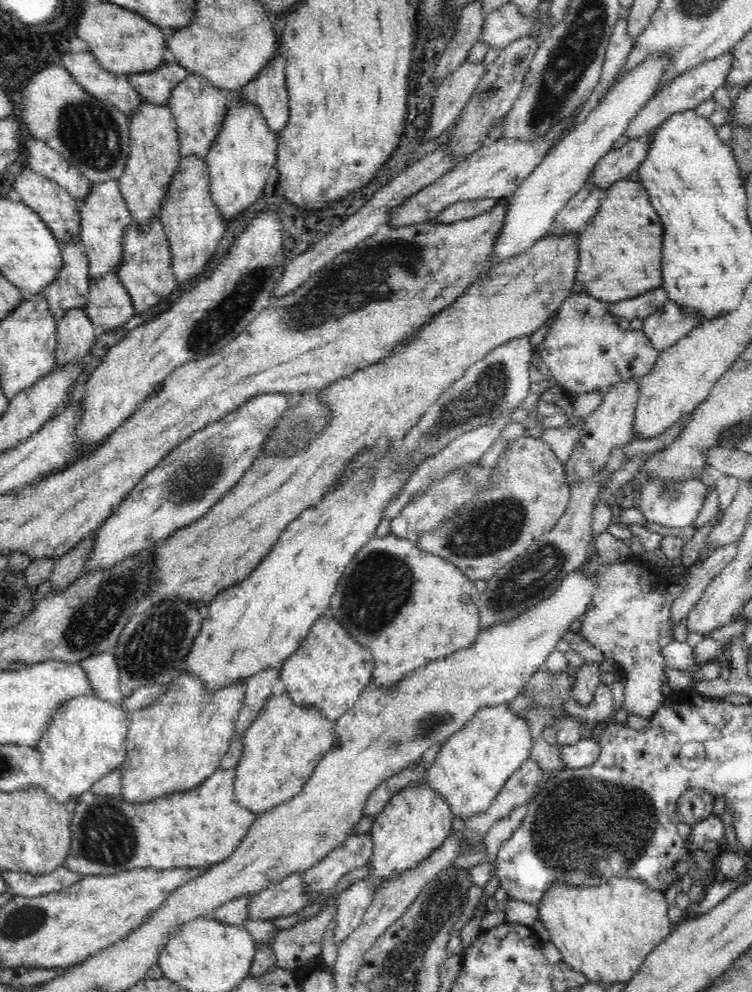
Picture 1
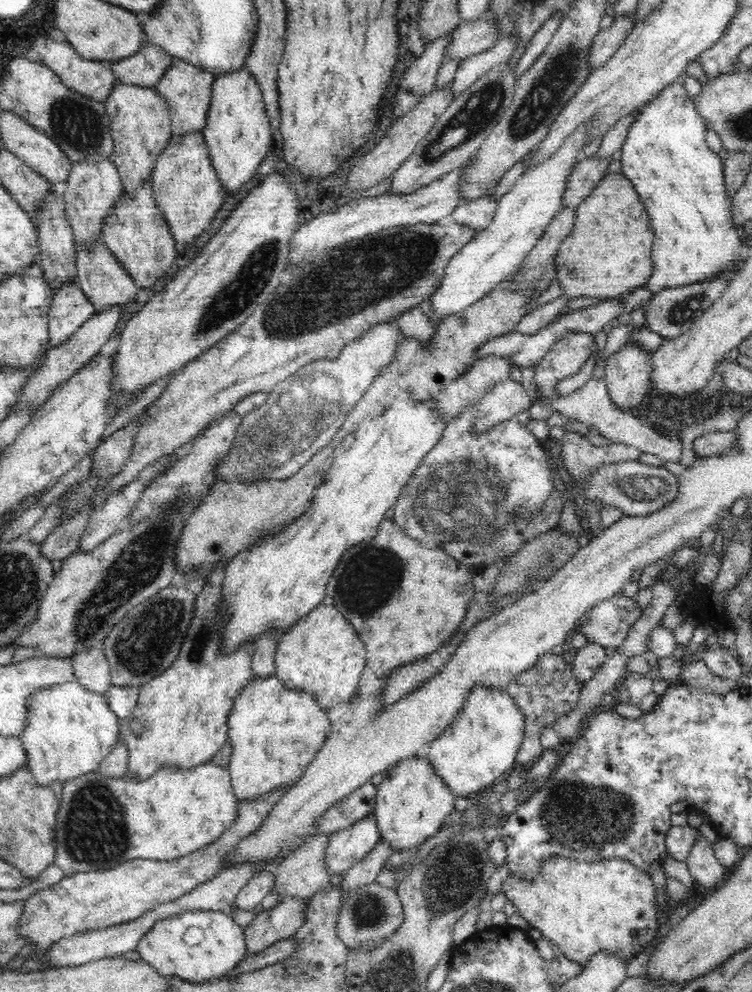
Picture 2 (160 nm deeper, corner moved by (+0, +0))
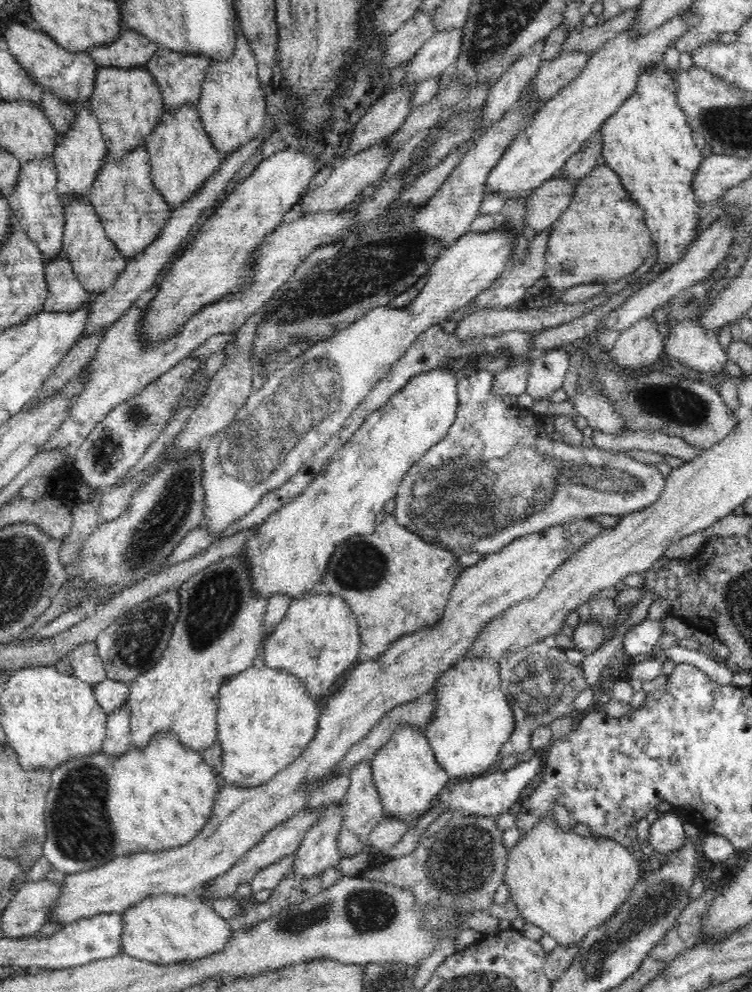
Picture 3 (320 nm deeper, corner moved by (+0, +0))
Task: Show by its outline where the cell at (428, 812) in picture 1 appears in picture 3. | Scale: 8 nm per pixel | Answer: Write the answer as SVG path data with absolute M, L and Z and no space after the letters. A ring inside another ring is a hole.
M400 725L376 752L371 769L373 779L382 801L385 815L408 821L414 816L426 814L434 802L446 792L449 776L438 764L434 751L425 738L424 732L412 725Z

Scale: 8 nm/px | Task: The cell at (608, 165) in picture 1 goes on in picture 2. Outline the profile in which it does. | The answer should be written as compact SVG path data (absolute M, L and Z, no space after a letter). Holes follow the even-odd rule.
M590 153L571 168L567 176L566 190L562 196L562 208L577 207L598 186L608 172L611 159L619 160L619 155L600 160Z

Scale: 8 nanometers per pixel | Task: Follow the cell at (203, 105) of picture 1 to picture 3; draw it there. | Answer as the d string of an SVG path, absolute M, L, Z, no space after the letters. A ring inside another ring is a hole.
M161 47L148 59L145 69L156 80L163 94L163 103L166 109L177 109L181 104L190 103L197 106L200 100L202 84L210 68L210 58L200 55L182 54L172 50L164 50Z

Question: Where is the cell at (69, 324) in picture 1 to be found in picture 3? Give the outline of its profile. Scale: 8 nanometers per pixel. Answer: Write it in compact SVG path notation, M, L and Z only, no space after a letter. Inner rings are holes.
M66 252L60 253L51 261L45 261L44 274L48 284L45 309L50 312L73 311L82 303L90 303L95 299L82 287Z

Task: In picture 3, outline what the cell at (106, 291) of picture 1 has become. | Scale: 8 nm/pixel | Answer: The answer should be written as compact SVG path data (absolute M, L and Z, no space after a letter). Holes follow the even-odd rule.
M64 195L61 196L61 203L65 208L63 250L67 253L82 287L93 296L104 294L110 290L110 286L116 282L116 277L124 270L127 258L108 238L106 229L88 198Z

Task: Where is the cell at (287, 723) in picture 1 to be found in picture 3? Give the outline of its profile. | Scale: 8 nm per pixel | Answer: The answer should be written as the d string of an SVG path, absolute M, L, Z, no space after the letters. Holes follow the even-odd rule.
M252 666L232 675L220 687L218 699L217 740L222 747L222 783L240 788L255 787L268 782L282 769L288 768L314 738L320 714L318 703L319 701L309 696L298 678L288 671L268 666Z

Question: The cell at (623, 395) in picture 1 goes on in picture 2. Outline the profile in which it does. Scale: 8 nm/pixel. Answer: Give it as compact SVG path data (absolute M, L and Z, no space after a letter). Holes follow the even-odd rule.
M625 343L606 358L605 381L610 397L624 411L638 413L650 393L652 353L636 343Z

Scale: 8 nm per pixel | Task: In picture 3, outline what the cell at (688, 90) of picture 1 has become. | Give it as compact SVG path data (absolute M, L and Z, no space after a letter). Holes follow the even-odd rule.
M600 136L599 140L592 142L588 148L584 148L584 150L572 154L553 178L560 178L560 176L563 176L563 178L567 180L581 179L597 165L597 158L600 158L603 148L602 136Z

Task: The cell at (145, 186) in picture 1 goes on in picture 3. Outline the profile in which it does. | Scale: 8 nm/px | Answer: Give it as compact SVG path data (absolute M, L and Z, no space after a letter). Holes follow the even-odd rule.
M98 67L94 91L88 98L90 108L99 122L102 137L110 155L122 159L128 152L148 140L152 129L159 123L165 104L163 94L152 74L138 68Z

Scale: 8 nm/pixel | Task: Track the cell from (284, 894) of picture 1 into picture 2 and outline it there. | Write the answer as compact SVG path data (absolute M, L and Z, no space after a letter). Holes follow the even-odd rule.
M328 836L310 837L301 847L294 849L274 869L274 886L281 898L300 897L308 902L318 891L330 884L330 871L326 867Z

